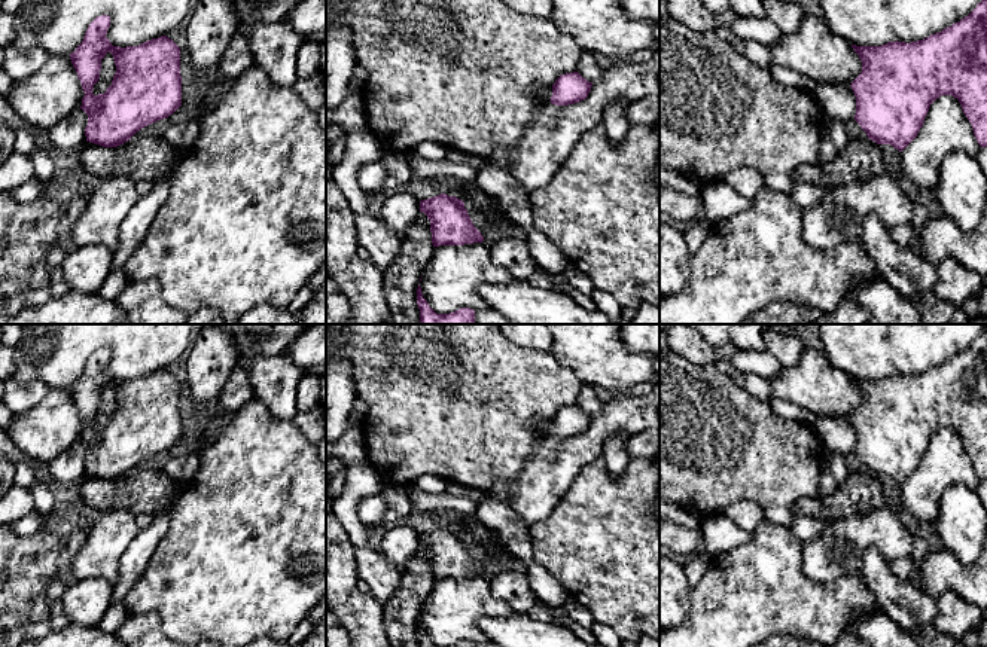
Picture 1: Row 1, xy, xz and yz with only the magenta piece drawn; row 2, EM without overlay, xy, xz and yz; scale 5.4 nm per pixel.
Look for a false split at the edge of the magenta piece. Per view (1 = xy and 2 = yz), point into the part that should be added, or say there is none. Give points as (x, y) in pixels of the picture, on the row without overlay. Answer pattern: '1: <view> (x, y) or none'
1: none
2: none

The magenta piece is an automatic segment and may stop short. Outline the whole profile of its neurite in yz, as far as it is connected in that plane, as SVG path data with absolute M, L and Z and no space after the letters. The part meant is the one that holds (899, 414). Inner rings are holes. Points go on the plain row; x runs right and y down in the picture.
M987 330L968 350L923 373L852 381L862 394L862 405L850 418L856 430L855 454L869 473L902 485L917 470L930 437L941 428L953 428L978 477L987 480Z

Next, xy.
M97 350L88 360L82 376L70 387L85 425L80 442L88 448L86 474L118 480L141 461L168 451L182 439L180 381L167 369L147 373L138 379L113 379L106 370L110 350ZM110 385L116 406L104 427L94 428L94 418L100 412L101 393Z

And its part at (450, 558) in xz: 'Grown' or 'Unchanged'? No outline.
Unchanged

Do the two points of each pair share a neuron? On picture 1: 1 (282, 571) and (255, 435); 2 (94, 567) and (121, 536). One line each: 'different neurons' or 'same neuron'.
1: same neuron
2: same neuron

